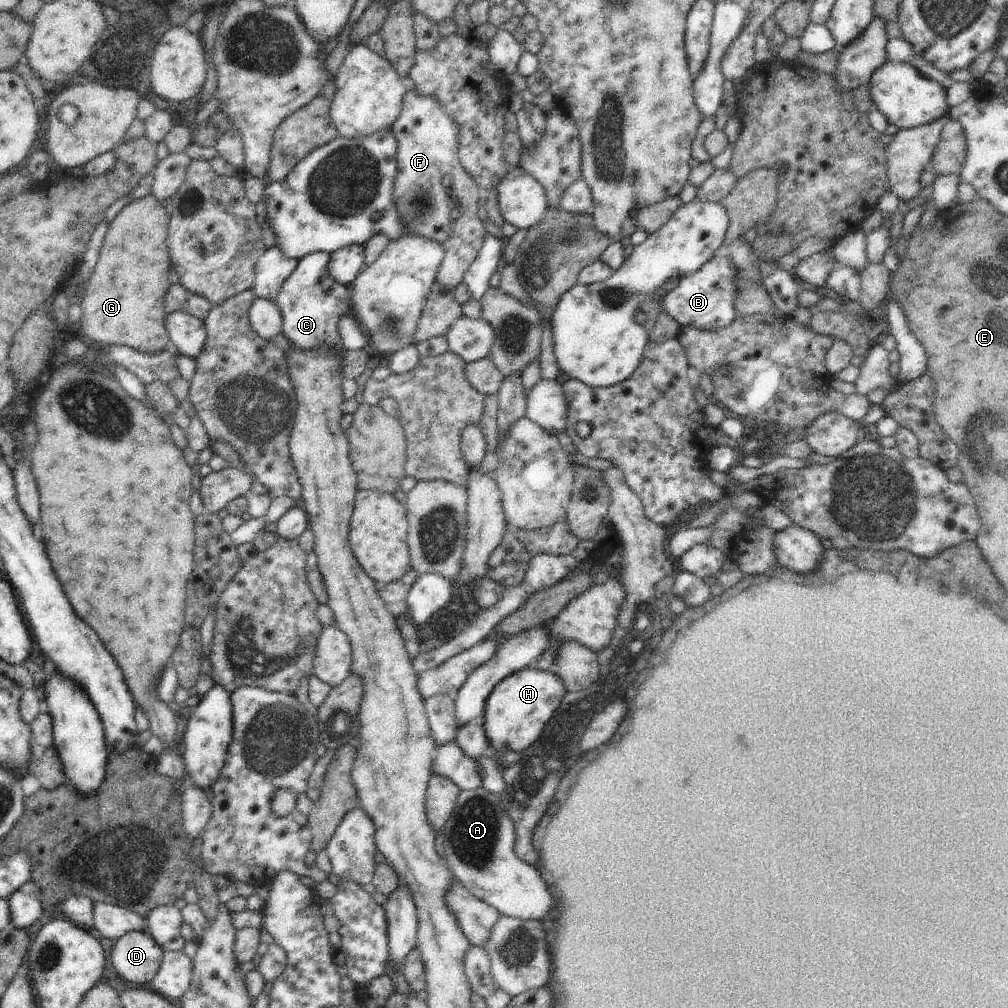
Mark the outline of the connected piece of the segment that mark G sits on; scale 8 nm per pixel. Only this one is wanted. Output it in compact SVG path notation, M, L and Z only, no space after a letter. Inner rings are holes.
M150 193L144 198L130 201L111 222L99 250L98 262L86 283L86 294L80 303L84 314L79 320L79 334L97 341L100 351L107 350L108 346L126 345L146 354L154 354L166 348L169 334L165 325L168 317L165 313L165 296L171 285L168 272L172 269L167 245L170 221L170 210L164 208Z

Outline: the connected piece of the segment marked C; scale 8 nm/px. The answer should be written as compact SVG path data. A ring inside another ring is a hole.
M318 251L298 261L298 266L281 286L275 302L283 316L282 333L292 345L304 350L332 349L344 356L338 321L351 313L349 287L339 283L329 273L331 254Z

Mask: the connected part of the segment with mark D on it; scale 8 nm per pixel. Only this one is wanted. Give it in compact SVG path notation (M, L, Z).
M132 931L116 941L112 947L111 959L121 978L128 980L128 982L144 984L144 982L150 982L158 972L163 954L162 947L156 944L148 932Z

